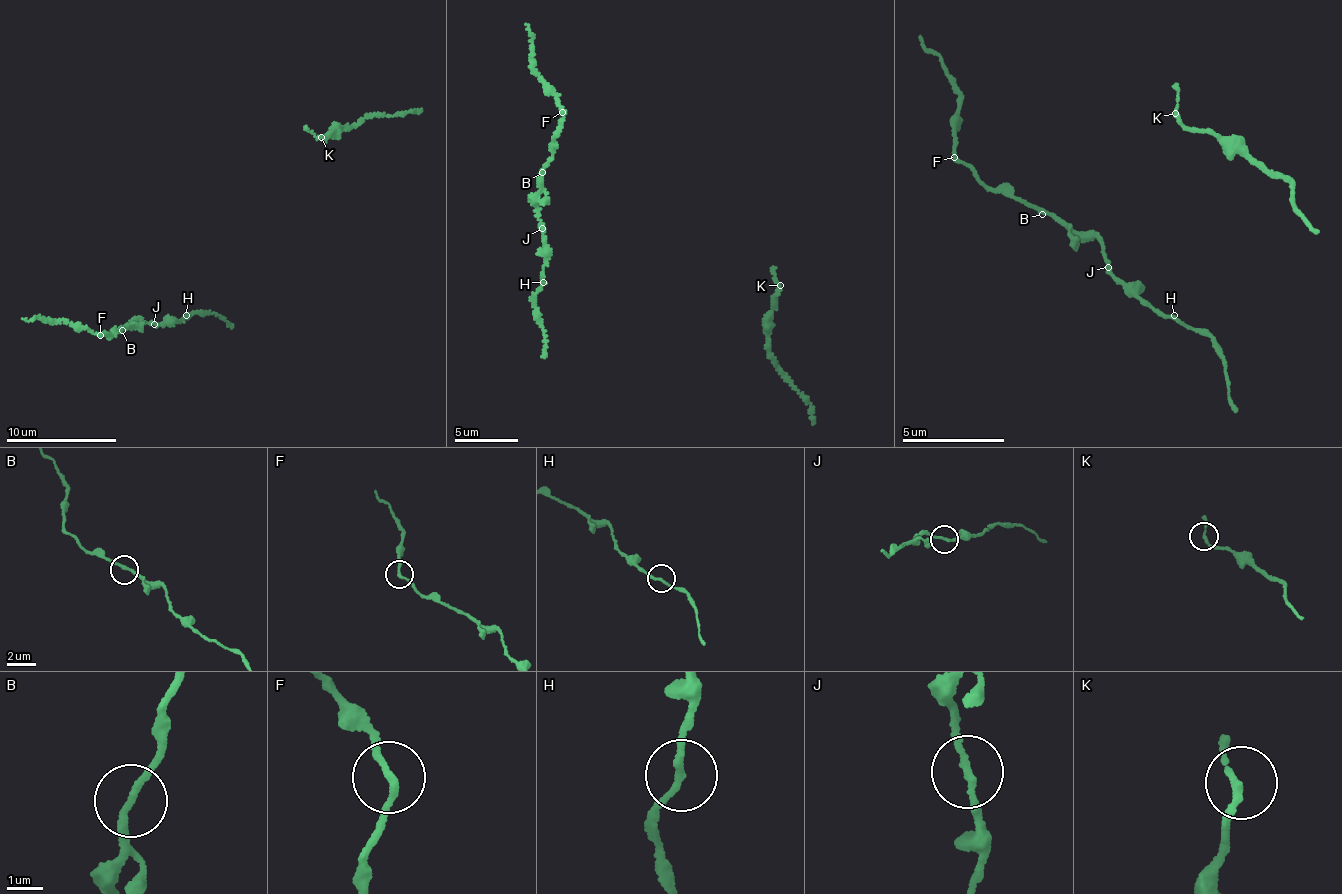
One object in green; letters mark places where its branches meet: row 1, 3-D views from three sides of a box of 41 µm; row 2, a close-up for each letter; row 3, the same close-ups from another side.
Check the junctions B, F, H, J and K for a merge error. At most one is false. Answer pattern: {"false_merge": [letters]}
{"false_merge": []}

